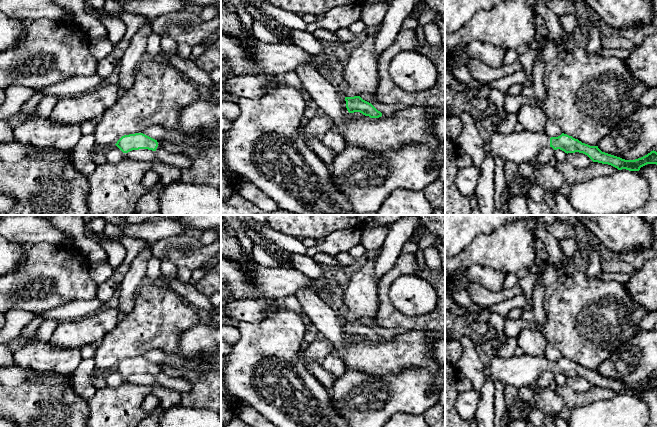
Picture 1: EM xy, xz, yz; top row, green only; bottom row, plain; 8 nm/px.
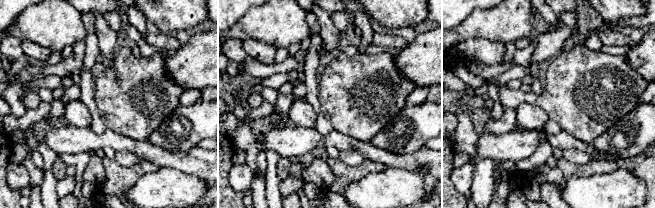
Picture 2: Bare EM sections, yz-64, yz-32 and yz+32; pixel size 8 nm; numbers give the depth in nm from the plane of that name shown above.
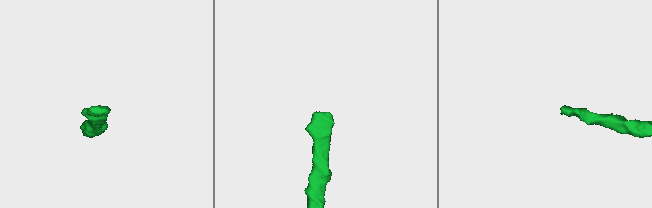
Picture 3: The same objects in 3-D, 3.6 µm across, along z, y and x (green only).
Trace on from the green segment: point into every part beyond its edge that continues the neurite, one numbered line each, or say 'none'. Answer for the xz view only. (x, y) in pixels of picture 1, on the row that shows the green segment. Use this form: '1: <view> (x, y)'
1: xz (361, 74)

